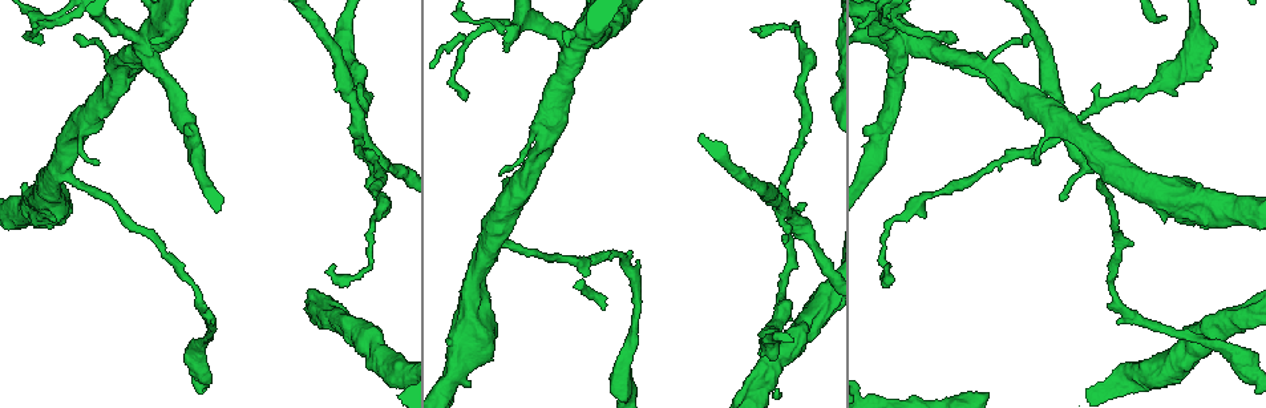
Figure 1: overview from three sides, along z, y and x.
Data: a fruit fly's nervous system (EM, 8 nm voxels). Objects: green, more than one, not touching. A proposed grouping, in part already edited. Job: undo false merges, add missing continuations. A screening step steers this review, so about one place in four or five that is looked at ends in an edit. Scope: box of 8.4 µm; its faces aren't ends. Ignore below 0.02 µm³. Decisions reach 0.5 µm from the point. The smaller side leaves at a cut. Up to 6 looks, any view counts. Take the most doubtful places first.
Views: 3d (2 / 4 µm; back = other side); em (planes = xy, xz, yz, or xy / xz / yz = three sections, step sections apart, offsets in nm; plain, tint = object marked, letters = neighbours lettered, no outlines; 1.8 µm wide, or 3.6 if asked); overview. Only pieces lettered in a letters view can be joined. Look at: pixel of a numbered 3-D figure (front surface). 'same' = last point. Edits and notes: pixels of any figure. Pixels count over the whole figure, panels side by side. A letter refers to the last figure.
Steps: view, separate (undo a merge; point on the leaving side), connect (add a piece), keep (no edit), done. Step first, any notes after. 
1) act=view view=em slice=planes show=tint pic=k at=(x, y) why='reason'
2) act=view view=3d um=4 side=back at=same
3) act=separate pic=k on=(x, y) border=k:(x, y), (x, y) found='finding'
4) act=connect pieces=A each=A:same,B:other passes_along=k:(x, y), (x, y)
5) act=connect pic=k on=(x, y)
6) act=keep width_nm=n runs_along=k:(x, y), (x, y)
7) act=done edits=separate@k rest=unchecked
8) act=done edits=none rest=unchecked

act=view view=em slice=xz step=16 show=tint pic=1 at=(355, 125) why='calibre changes'

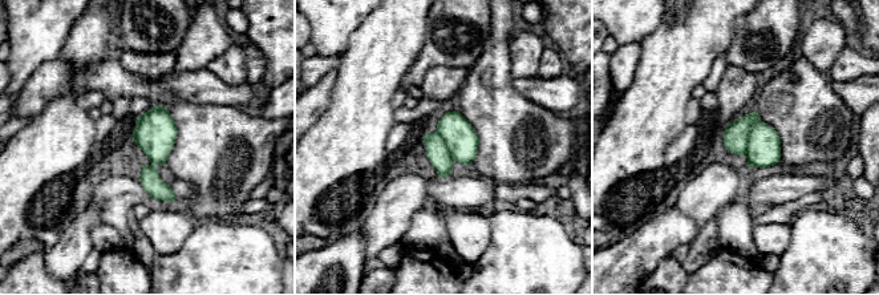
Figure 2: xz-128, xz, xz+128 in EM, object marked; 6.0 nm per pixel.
act=view view=em slice=yz step=4 show=tint at=same why='cut it another way'

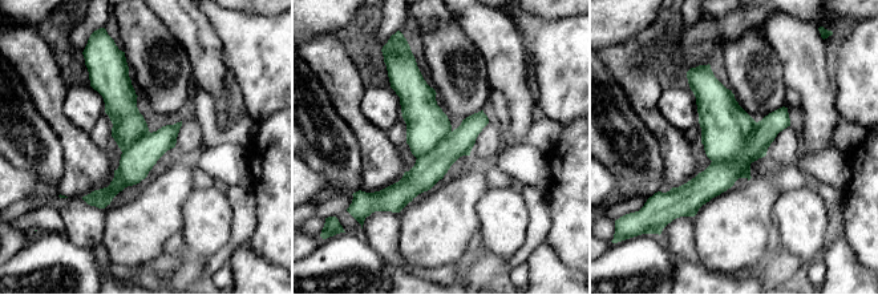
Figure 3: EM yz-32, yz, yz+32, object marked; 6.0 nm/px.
act=view view=em slice=yz step=4 show=letters at=same why='see the neighbours'

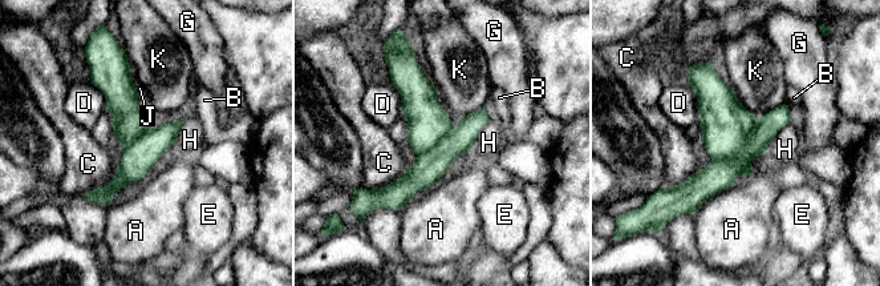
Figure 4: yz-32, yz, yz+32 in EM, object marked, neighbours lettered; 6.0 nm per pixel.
act=separate pic=4 on=(726, 124) each=A:other,B:other,C:other,D:other,E:other,G:other,H:other,J:other,K:other border=4:(758, 120), (732, 157), (713, 160) found='two neurons meet here'

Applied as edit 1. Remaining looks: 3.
act=view view=overview why='see it whole again'

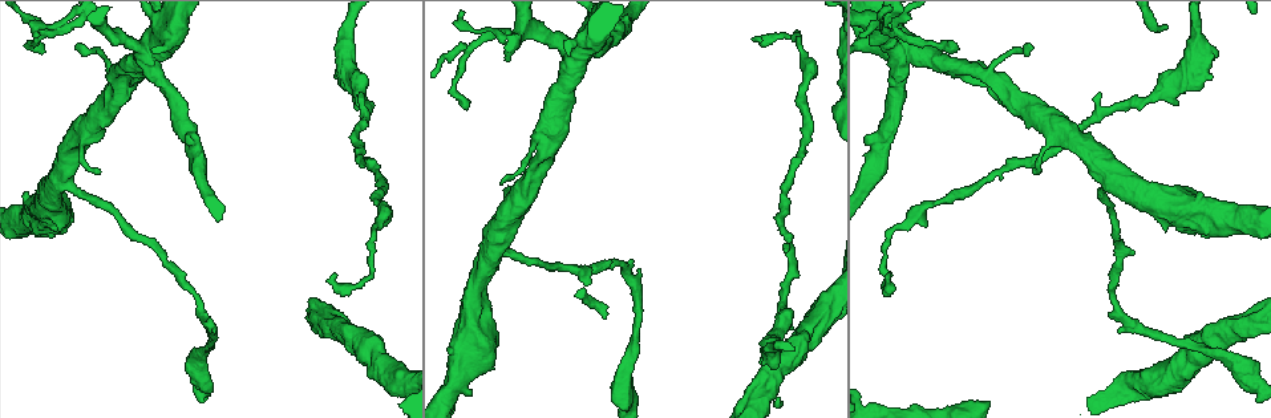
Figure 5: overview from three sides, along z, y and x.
act=view view=em slice=planes show=plain pic=5 at=(906, 52) why='sharp bend'

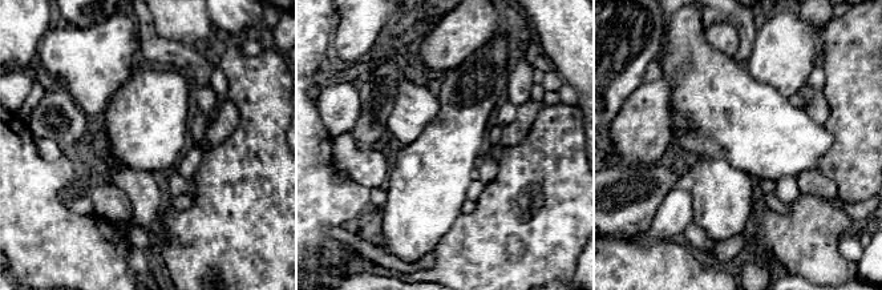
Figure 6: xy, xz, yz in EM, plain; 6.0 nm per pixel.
act=view view=em slice=planes show=letters at=same why='what lies round it'

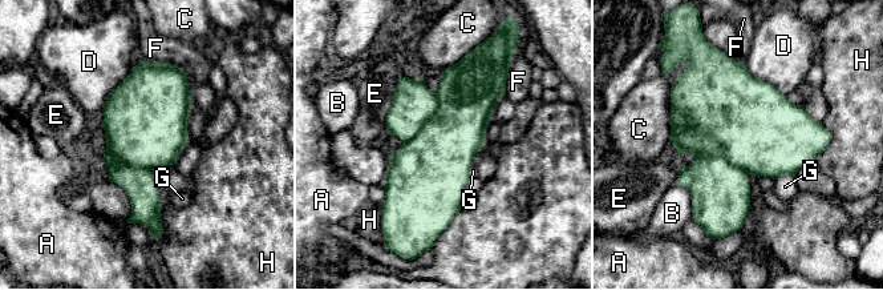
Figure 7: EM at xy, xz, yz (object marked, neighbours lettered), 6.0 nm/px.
act=separate pic=7 on=(140, 185) each=A:other,B:other,C:other,D:other,E:other,F:other,G:other,H:other found='a second neuron is stuck on'

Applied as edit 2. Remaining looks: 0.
act=done edits=separate@4,separate@7 rest=unchecked

